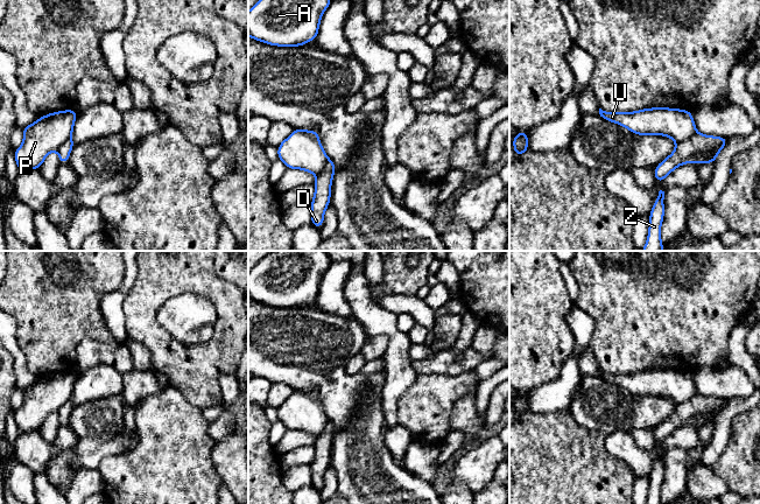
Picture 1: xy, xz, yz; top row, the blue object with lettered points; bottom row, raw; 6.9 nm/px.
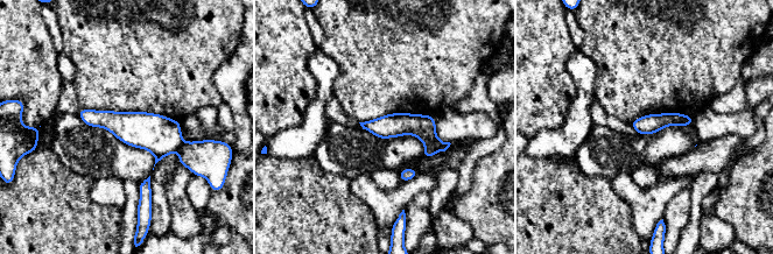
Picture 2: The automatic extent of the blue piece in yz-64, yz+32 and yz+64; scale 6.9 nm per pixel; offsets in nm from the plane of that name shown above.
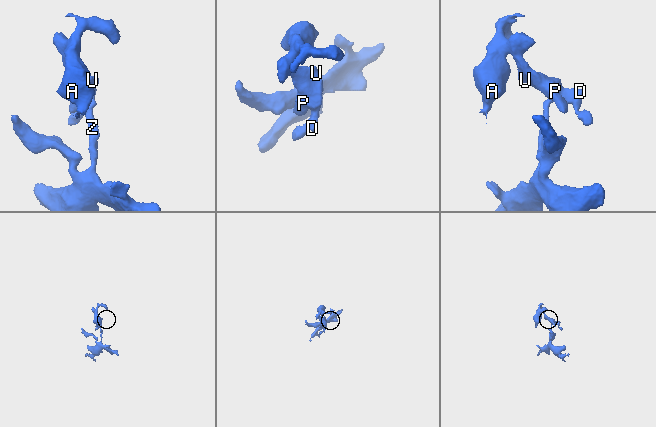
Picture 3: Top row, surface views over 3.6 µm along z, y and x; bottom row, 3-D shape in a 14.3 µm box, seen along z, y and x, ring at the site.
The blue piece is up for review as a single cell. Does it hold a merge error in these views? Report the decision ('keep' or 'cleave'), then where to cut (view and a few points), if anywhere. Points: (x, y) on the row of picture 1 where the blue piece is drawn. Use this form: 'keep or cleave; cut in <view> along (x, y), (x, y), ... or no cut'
cleave; cut in yz along (696, 132), (677, 144)

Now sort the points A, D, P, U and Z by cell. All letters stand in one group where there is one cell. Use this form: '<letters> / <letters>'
A P U / D Z

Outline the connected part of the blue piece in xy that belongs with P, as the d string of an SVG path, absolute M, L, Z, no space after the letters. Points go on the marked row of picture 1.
M77 110L52 112L23 127L23 142L14 150L19 172L40 169L50 152L72 138L77 114Z

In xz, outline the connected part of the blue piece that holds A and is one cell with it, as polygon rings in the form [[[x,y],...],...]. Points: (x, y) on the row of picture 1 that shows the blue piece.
[[[258,0],[248,10],[248,36],[277,47],[301,47],[315,41],[322,15],[332,0]]]

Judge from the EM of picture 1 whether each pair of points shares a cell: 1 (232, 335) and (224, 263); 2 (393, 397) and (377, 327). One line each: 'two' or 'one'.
1: two
2: one

